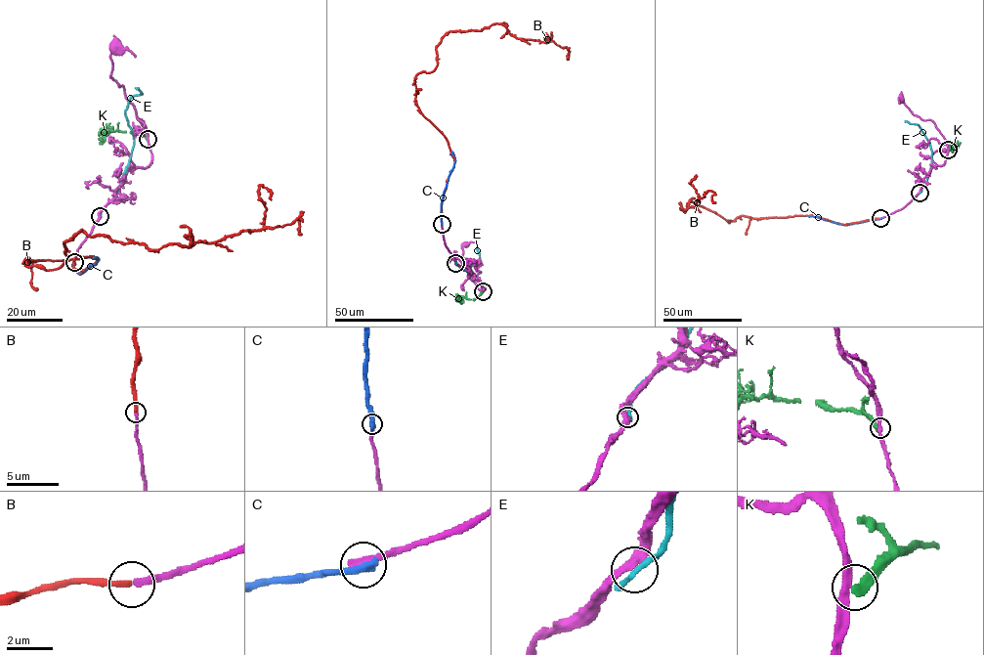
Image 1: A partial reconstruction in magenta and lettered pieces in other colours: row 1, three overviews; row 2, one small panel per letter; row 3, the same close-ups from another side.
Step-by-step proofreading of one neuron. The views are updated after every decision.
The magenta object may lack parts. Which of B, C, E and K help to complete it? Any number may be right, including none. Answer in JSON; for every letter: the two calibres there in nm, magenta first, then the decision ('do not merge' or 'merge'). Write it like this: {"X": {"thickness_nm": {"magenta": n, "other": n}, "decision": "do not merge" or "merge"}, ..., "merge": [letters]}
{"B": {"thickness_nm": {"magenta": 280, "other": 240}, "decision": "merge"}, "C": {"thickness_nm": {"magenta": 340, "other": 400}, "decision": "do not merge"}, "E": {"thickness_nm": {"magenta": 320, "other": 260}, "decision": "do not merge"}, "K": {"thickness_nm": {"magenta": 280, "other": 320}, "decision": "do not merge"}, "merge": ["B"]}

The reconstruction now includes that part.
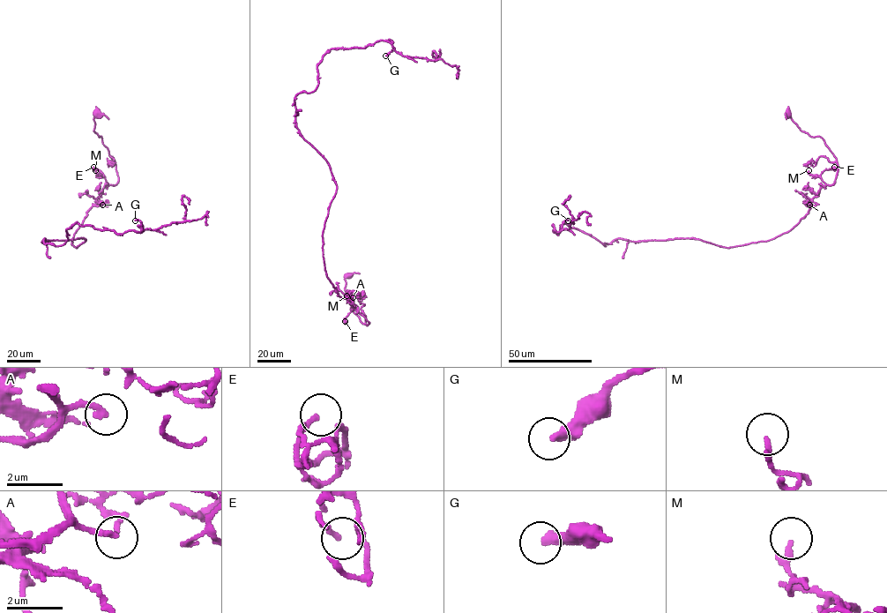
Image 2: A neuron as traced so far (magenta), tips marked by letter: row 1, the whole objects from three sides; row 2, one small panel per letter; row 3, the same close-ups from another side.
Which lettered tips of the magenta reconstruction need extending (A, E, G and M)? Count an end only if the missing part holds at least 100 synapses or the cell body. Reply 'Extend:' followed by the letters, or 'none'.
Extend: none

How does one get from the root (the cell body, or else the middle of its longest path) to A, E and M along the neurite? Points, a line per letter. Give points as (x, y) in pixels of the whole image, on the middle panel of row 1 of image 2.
A: (346, 275), (345, 289), (353, 310), (367, 325), (369, 322), (346, 298), (353, 297)
E: (346, 275), (345, 289), (353, 310), (362, 324), (369, 323), (354, 308), (344, 319), (345, 321)
M: (346, 275), (345, 289), (353, 310), (367, 325), (369, 322), (346, 295)

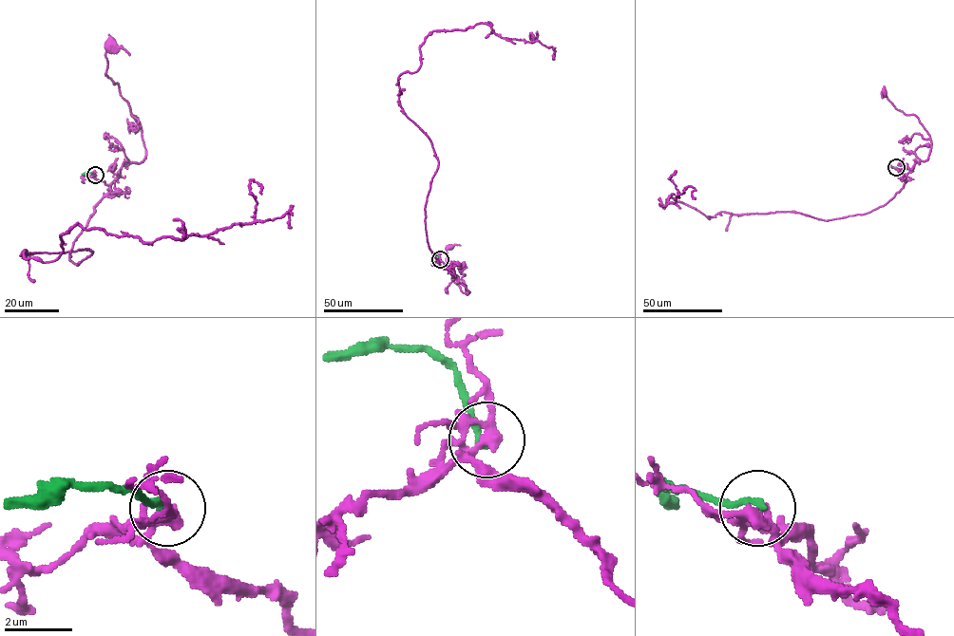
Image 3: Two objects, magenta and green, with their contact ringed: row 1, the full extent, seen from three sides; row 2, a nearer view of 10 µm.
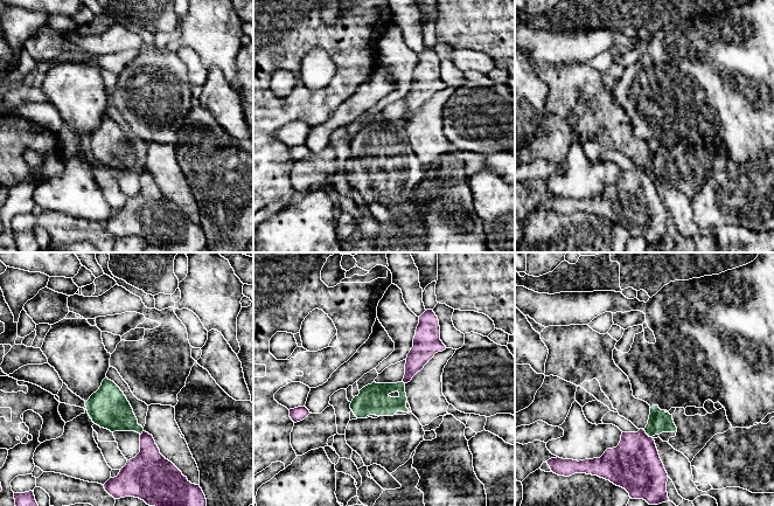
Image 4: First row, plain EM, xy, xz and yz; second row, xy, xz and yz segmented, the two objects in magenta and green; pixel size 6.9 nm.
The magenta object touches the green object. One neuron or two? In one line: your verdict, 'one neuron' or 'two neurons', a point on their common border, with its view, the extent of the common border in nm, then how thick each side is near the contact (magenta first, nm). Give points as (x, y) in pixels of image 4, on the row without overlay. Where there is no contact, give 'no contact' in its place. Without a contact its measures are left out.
two neurons; meets magenta in yz at (646, 172); contact 90 nm long; 360 nm thick on the magenta side, 150 nm on the other

